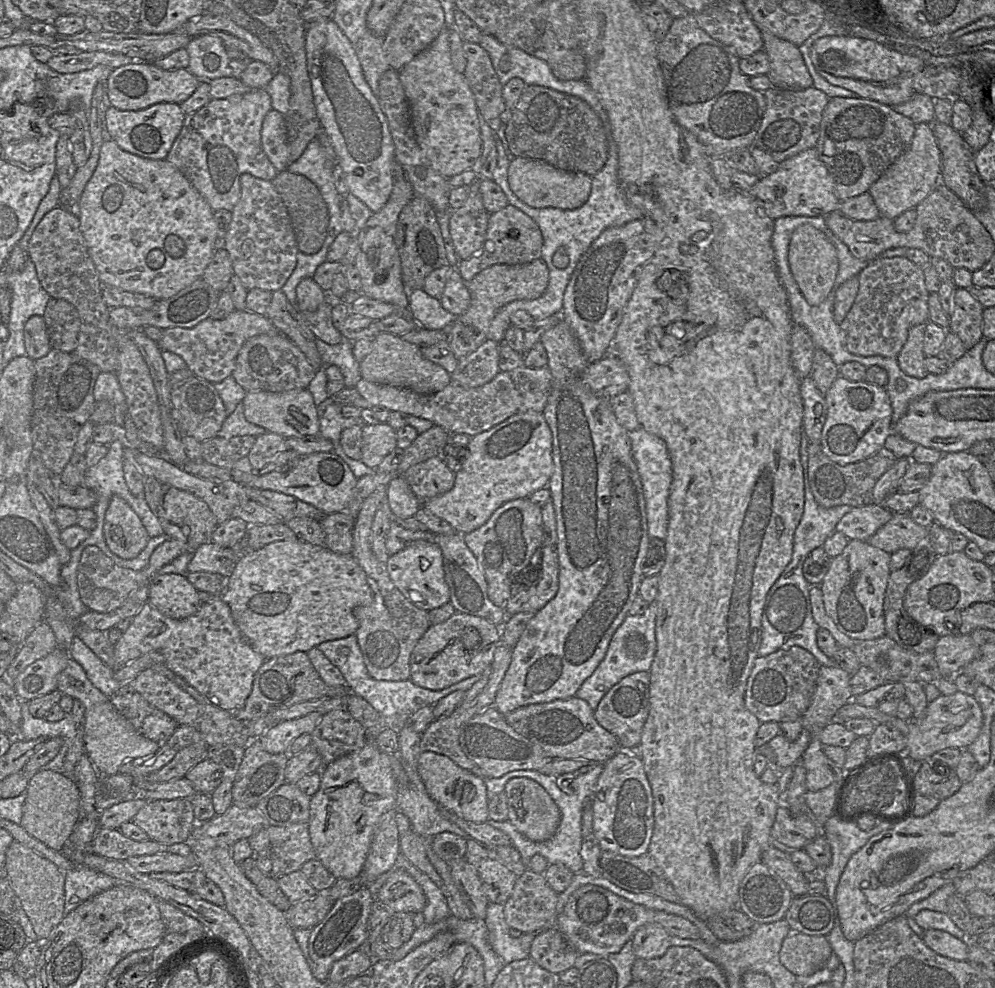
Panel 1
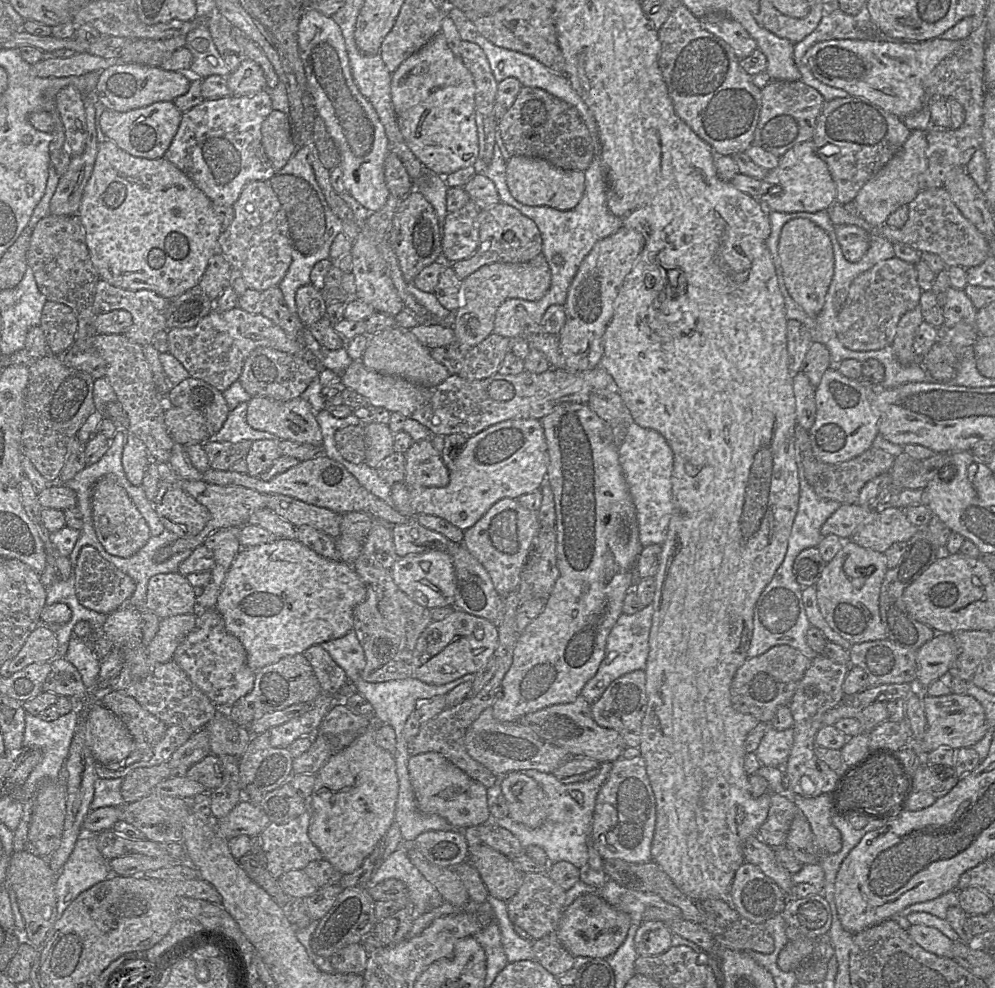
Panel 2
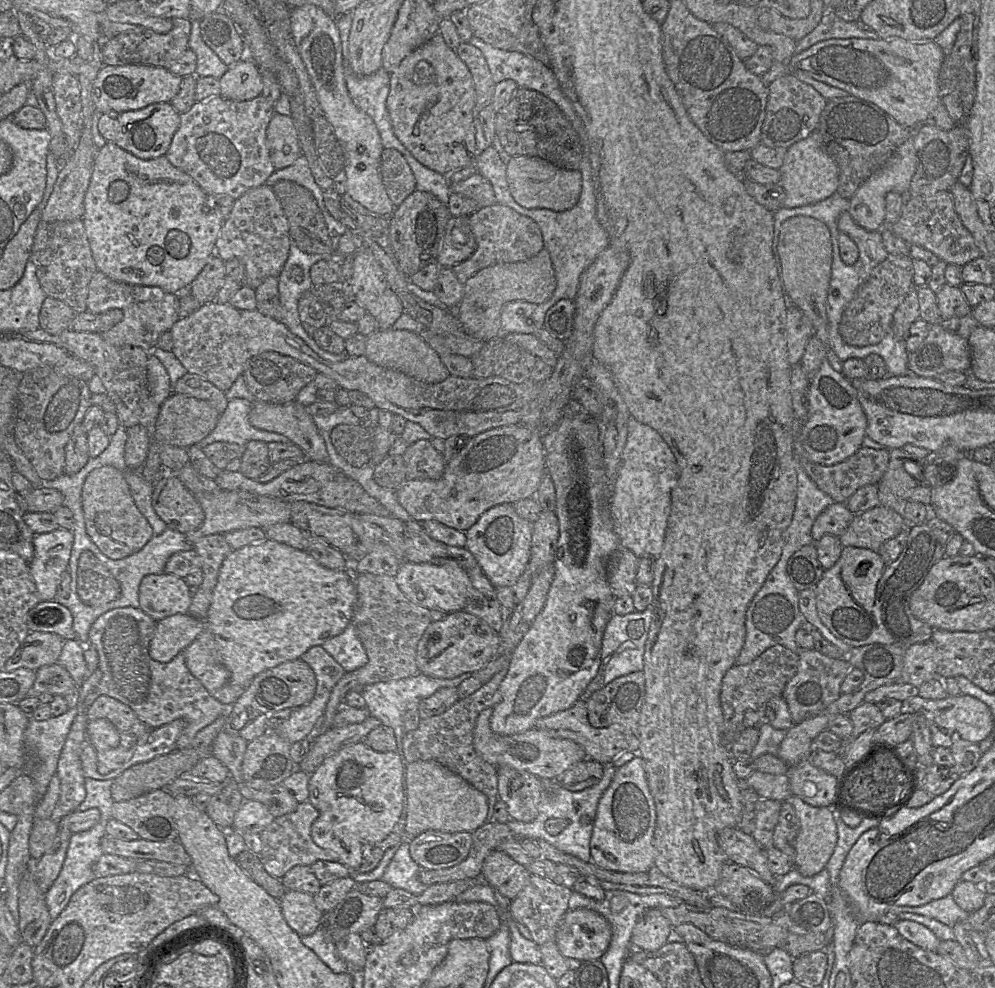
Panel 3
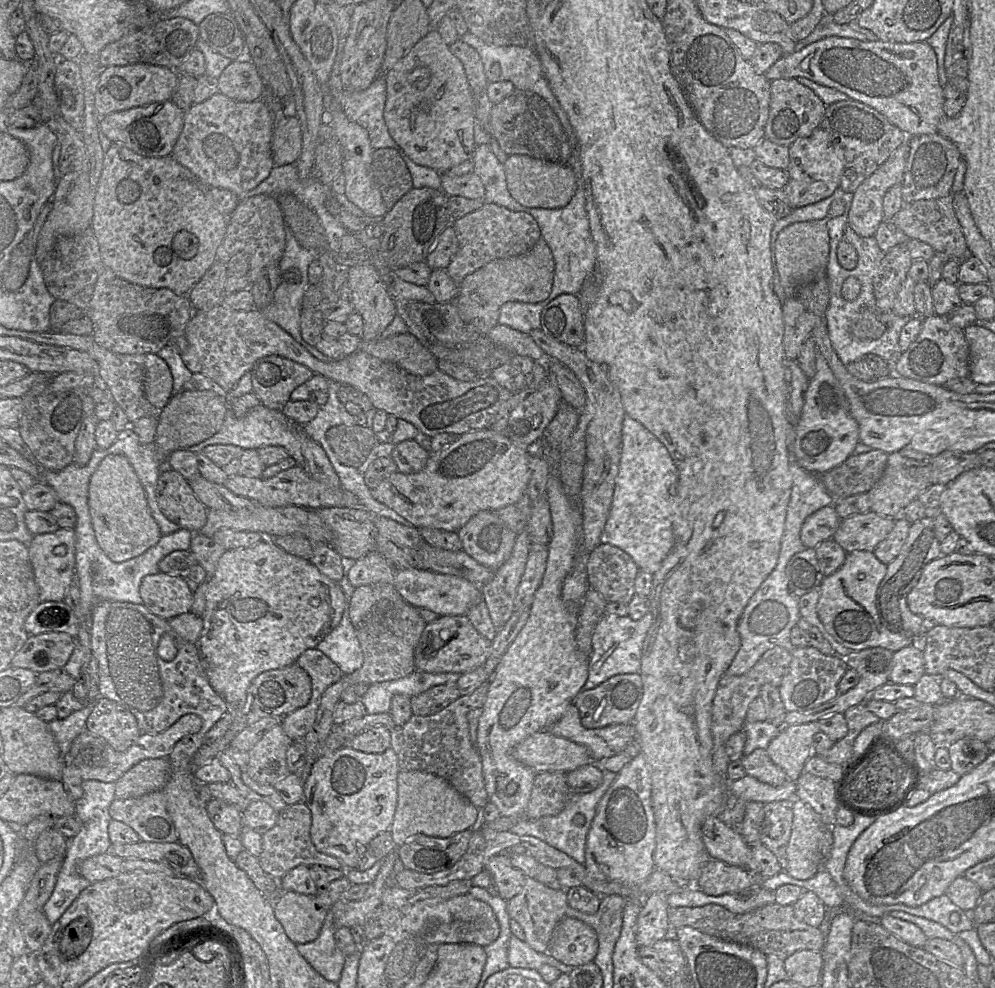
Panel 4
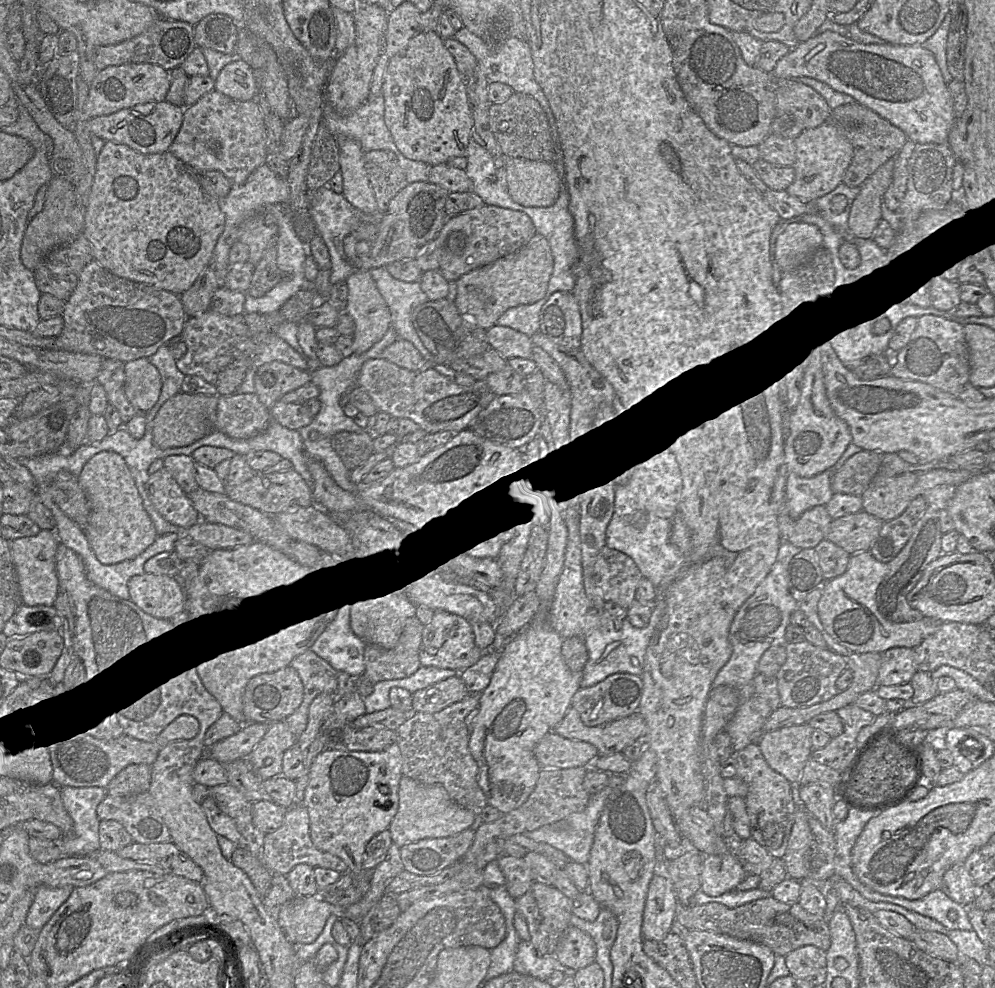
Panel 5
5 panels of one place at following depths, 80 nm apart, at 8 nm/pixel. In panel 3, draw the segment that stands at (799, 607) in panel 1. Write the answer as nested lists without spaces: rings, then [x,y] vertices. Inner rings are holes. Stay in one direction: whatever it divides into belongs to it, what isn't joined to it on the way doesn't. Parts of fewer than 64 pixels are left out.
[[[785,539],[782,554],[778,563],[771,570],[763,586],[755,594],[755,596],[753,597],[752,601],[750,602],[747,608],[746,621],[745,621],[745,627],[746,627],[745,643],[743,645],[743,648],[741,649],[739,656],[737,657],[735,665],[749,664],[752,661],[754,661],[758,656],[760,656],[766,649],[778,644],[785,646],[786,648],[797,654],[799,654],[803,650],[808,650],[808,649],[801,649],[801,647],[798,645],[795,639],[796,631],[802,627],[803,623],[806,620],[799,608],[799,592],[794,587],[787,572],[788,561],[792,553],[795,551],[795,548],[793,549],[793,544],[790,546],[790,544],[788,543],[789,542],[786,542]]]

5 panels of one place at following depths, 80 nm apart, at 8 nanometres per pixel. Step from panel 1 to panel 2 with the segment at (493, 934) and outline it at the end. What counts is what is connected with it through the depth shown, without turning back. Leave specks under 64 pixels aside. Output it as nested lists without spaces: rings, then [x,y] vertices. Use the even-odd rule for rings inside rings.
[[[489,896],[488,903],[494,912],[494,921],[498,924],[502,946],[509,963],[521,960],[535,960],[532,939],[520,937],[509,919],[507,901]]]

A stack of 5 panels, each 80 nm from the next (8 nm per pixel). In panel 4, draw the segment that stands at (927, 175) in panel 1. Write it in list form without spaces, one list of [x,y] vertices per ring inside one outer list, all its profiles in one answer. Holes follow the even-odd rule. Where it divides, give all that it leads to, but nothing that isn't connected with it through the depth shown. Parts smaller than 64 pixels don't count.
[[[904,142],[855,190],[848,213],[847,224],[859,236],[873,236],[879,224],[884,221],[883,197],[890,187],[902,183],[909,153],[909,144]]]

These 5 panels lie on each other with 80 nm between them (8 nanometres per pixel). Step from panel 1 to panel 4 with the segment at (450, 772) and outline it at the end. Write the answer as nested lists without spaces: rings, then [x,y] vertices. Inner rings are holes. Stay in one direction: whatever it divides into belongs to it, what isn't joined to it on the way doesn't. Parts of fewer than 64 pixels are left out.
[[[417,770],[400,771],[397,785],[397,806],[389,829],[396,847],[417,835],[450,837],[471,829],[477,819],[478,808],[442,777]]]

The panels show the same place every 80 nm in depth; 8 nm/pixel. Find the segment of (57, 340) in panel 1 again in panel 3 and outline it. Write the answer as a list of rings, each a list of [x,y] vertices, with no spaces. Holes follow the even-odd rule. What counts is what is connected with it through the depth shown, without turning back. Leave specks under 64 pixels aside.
[[[46,297],[39,312],[39,328],[49,334],[60,334],[71,330],[76,313],[65,302]]]

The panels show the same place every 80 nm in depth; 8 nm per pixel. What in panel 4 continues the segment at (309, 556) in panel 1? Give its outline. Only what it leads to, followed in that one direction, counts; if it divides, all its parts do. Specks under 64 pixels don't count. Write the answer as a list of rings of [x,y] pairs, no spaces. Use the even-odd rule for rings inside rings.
[[[269,539],[244,548],[227,550],[214,558],[209,570],[195,584],[196,614],[194,615],[194,660],[206,686],[219,695],[226,704],[242,700],[251,681],[260,673],[275,670],[296,662],[307,649],[316,648],[317,644],[328,635],[341,621],[346,609],[346,598],[339,583],[323,575],[309,560],[286,553]]]

